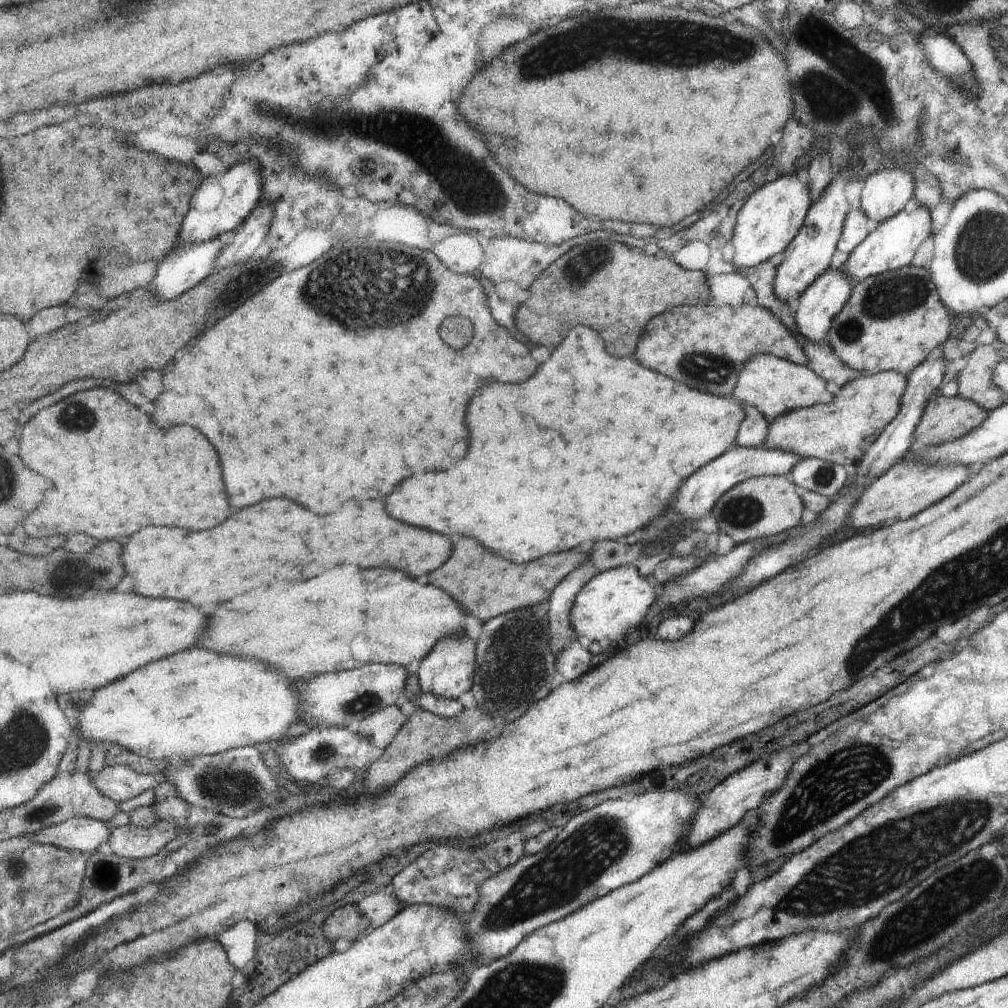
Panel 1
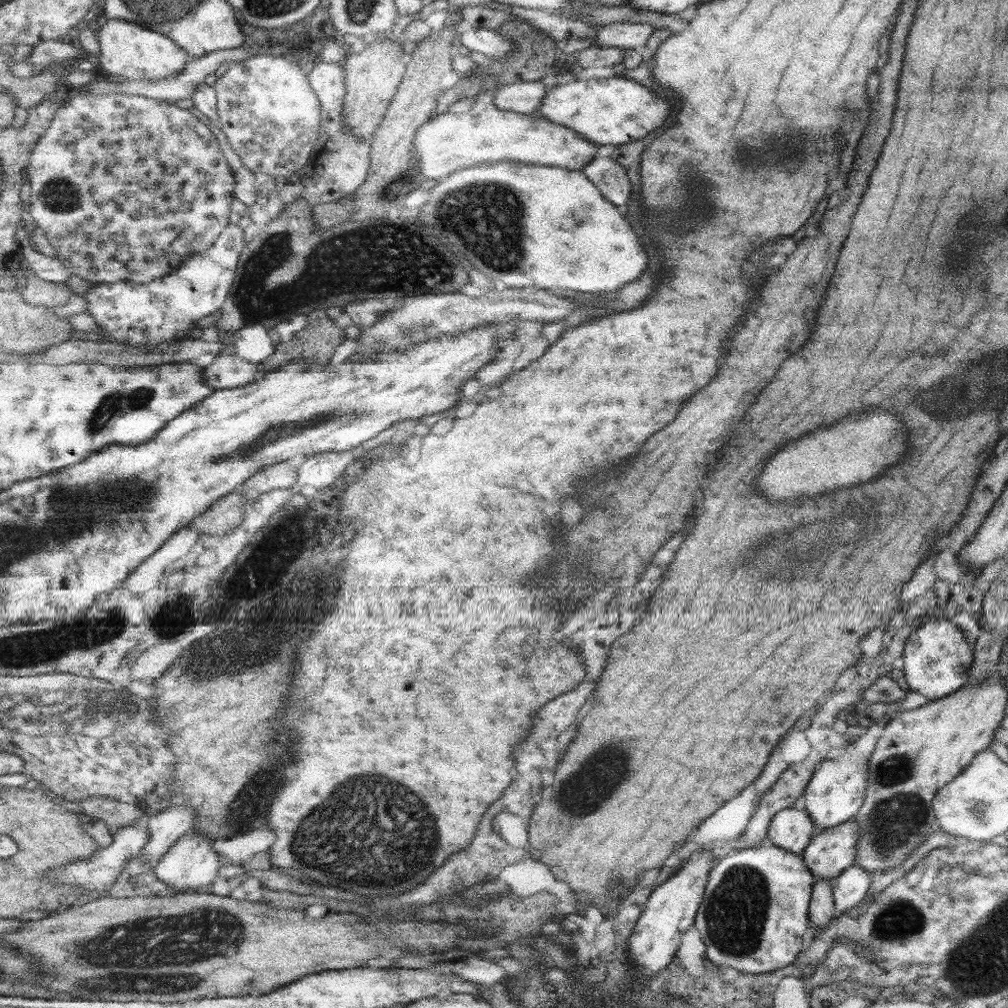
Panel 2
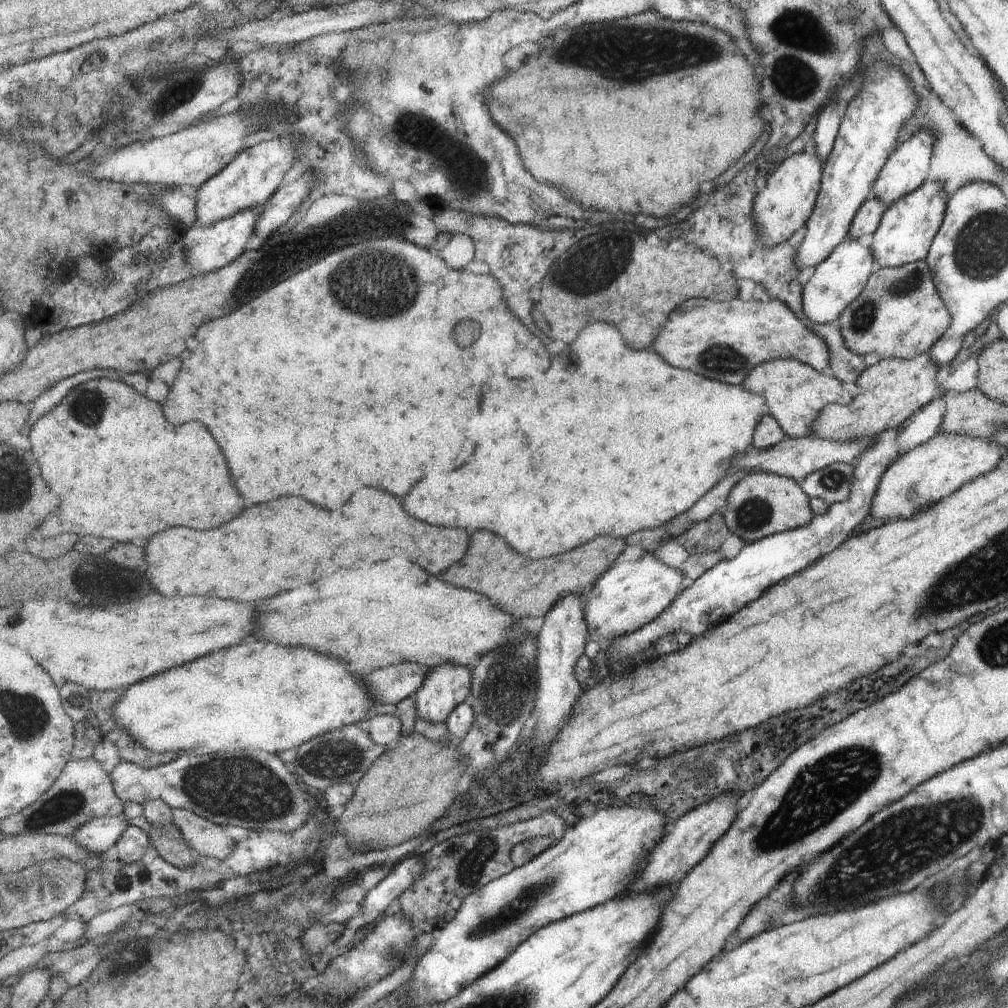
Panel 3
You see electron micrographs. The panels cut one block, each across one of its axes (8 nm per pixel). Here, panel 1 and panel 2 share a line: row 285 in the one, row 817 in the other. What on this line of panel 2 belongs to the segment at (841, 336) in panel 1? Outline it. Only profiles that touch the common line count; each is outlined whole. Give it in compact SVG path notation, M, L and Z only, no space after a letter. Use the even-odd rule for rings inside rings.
M995 676L995 679L987 677L987 679L981 681L981 683L975 683L975 685L969 686L953 691L948 695L931 699L928 703L925 703L917 708L911 710L905 710L902 712L896 712L890 716L890 721L887 722L881 738L877 740L873 752L870 754L867 760L867 788L865 788L865 798L863 798L863 804L859 808L858 812L853 819L859 823L859 842L855 846L855 860L853 864L860 865L869 872L869 877L873 880L875 873L881 873L891 869L894 865L901 863L907 855L913 851L925 839L927 836L927 827L931 826L935 828L934 814L931 808L931 800L939 789L944 786L950 779L954 779L971 761L971 758L975 753L985 749L988 744L993 740L993 730L999 726L1001 718L1003 718L1005 704L1007 702L1007 691L1005 691L1005 685L1003 685L1003 679L999 676Z

